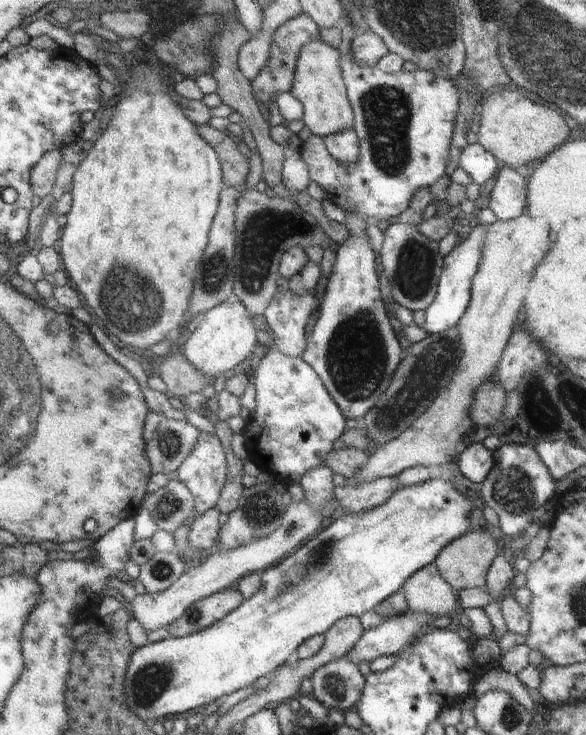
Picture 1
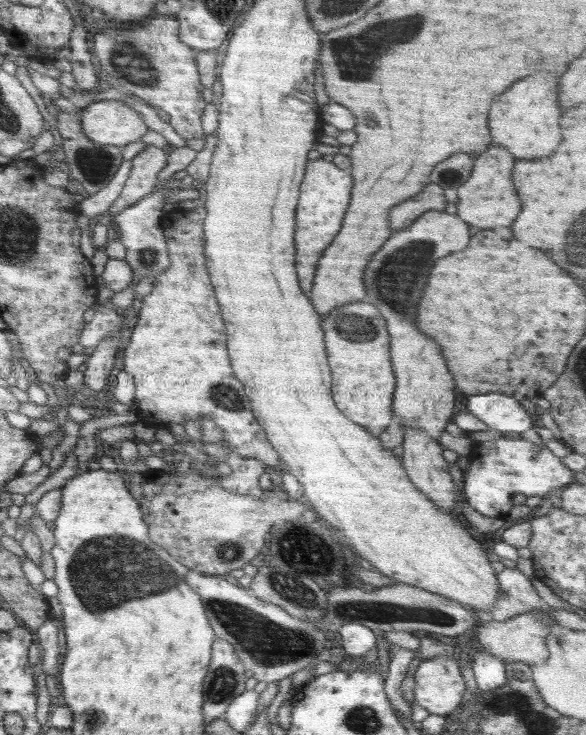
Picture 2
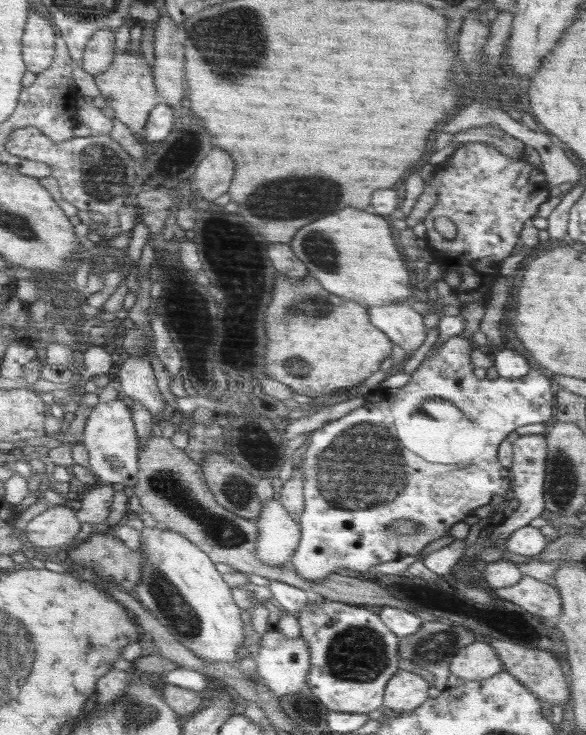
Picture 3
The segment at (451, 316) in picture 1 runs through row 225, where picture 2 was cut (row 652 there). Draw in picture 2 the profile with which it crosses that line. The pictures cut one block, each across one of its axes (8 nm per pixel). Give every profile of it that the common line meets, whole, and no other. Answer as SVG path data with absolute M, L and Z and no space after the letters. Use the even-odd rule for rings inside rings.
M482 651L472 659L472 662L472 672L478 683L478 690L486 692L504 686L507 680L505 662Z

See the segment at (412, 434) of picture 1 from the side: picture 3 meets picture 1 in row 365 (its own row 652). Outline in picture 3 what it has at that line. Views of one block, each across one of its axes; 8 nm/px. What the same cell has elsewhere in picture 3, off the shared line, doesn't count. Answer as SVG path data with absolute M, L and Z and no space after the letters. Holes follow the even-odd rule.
M477 640L462 648L450 662L451 674L465 681L485 680L505 671L497 651L489 642Z

